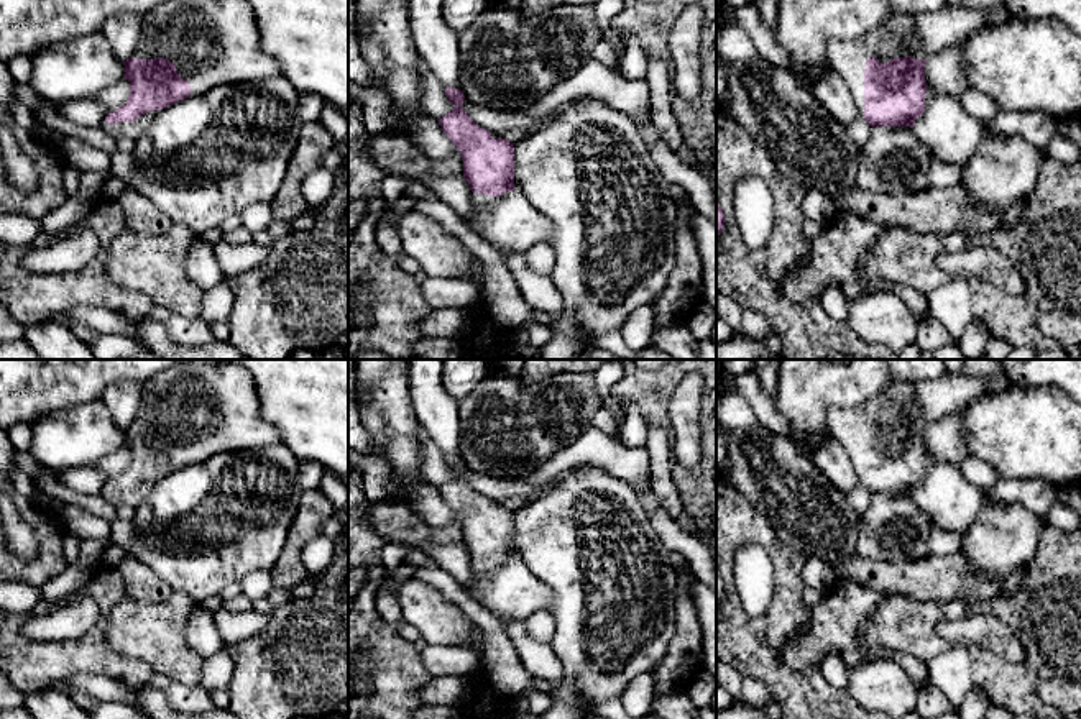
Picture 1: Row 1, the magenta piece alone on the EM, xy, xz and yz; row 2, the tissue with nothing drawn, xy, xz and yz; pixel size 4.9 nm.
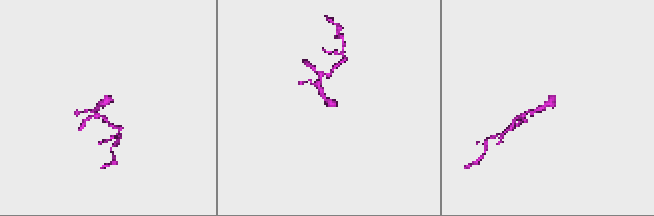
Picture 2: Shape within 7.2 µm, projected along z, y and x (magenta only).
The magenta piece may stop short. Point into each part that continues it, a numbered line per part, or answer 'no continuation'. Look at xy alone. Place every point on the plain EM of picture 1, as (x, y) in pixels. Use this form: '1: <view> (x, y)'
1: xy (212, 409)

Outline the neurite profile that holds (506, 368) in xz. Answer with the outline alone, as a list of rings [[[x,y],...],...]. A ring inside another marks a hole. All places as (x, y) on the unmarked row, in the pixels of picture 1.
[[[490,360],[490,374],[494,376],[521,376],[522,360]]]

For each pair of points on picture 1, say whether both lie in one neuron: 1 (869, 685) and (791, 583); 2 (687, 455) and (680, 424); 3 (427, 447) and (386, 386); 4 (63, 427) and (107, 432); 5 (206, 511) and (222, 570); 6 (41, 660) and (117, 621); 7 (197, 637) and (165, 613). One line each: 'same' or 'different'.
1: different
2: same
3: different
4: same
5: same
6: different
7: different

